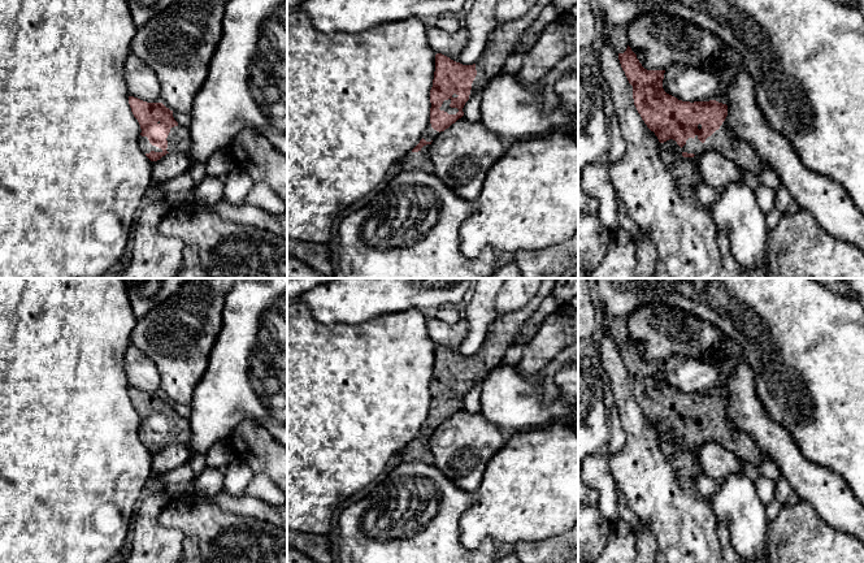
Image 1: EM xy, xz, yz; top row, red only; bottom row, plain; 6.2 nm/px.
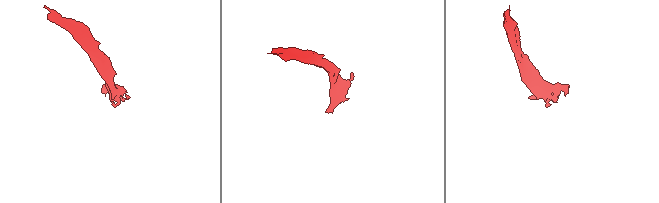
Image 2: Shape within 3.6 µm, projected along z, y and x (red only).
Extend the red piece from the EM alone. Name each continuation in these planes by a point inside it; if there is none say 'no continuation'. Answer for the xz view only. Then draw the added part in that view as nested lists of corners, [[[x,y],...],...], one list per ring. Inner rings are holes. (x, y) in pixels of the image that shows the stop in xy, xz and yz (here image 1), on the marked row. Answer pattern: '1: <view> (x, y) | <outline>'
1: xz (444, 107) | [[[451,99],[444,100],[439,109],[447,112],[448,114],[456,114],[459,112],[459,109],[451,108],[450,104],[451,104]]]

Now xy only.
1: xy (146, 146) | [[[142,137],[139,138],[139,146],[140,148],[143,150],[144,153],[149,153],[151,151],[155,151],[155,152],[162,152],[161,148],[156,147],[156,146],[152,146],[148,140],[147,137]]]

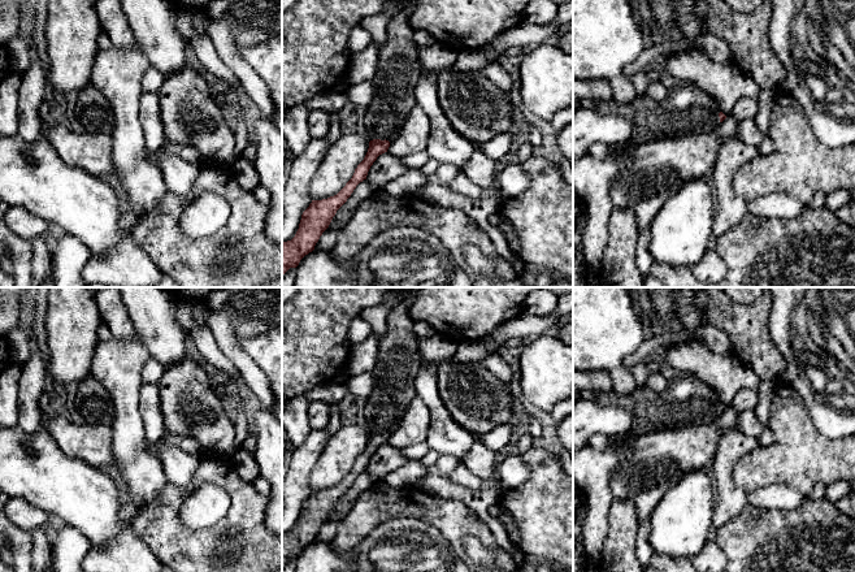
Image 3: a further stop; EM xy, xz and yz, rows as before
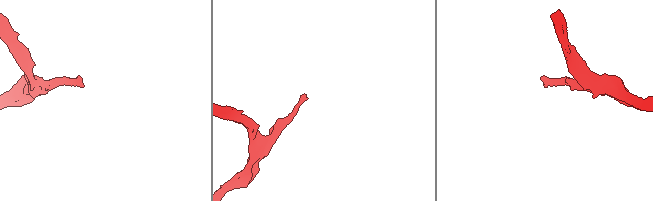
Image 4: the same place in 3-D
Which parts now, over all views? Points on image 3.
1: xz (399, 70) | [[[412,0],[407,8],[400,8],[387,25],[387,40],[379,51],[378,70],[370,79],[377,92],[364,117],[368,142],[386,139],[391,143],[417,105],[415,87],[422,66],[413,42],[415,30],[409,25],[416,4],[417,0]]]

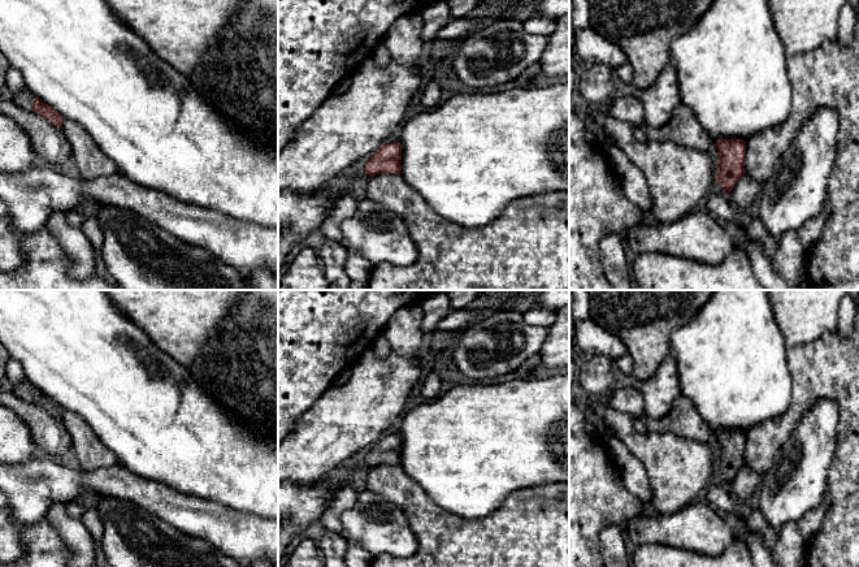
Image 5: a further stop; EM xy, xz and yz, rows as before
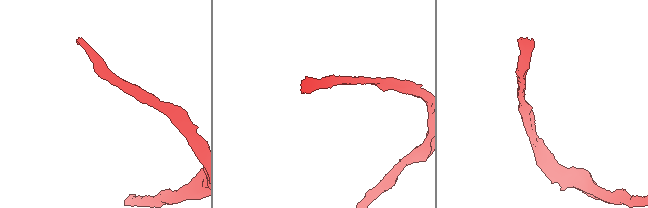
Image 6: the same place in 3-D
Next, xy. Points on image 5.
1: xy (25, 98) | [[[27,87],[13,95],[13,101],[18,107],[27,109],[27,111],[32,111],[34,99],[35,99],[35,95]]]

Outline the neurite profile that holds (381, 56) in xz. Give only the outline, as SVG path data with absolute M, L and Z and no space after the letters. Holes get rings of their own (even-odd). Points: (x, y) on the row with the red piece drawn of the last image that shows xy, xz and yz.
M381 42L378 44L378 47L374 49L373 55L372 55L373 61L378 65L378 66L385 66L387 65L390 61L392 61L390 52L387 51L386 46L383 42Z

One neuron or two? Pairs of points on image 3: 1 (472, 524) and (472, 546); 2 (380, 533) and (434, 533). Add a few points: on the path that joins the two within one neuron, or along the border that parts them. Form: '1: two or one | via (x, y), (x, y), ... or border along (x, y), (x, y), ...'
1: two | border along (461, 541), (477, 537), (489, 549), (497, 547)
2: one | via (393, 531), (399, 527), (421, 527)

